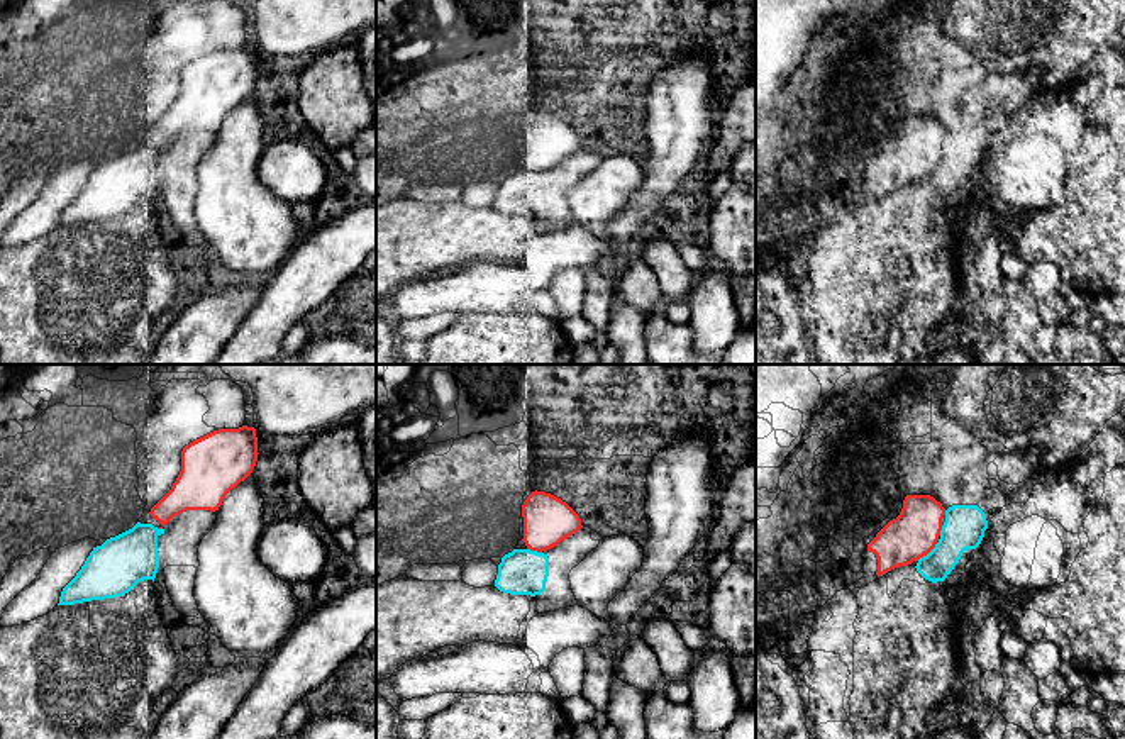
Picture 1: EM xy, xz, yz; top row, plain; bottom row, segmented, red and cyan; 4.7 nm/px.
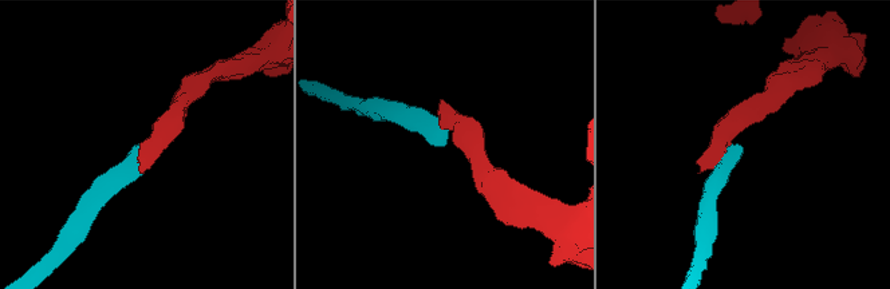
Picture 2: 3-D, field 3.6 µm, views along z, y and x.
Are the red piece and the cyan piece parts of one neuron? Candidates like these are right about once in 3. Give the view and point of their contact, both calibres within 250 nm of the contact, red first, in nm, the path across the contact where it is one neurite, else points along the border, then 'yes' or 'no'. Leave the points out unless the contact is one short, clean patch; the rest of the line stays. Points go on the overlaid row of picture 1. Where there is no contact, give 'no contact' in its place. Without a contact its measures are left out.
yz (927, 553) | 220/200 nm | yes

